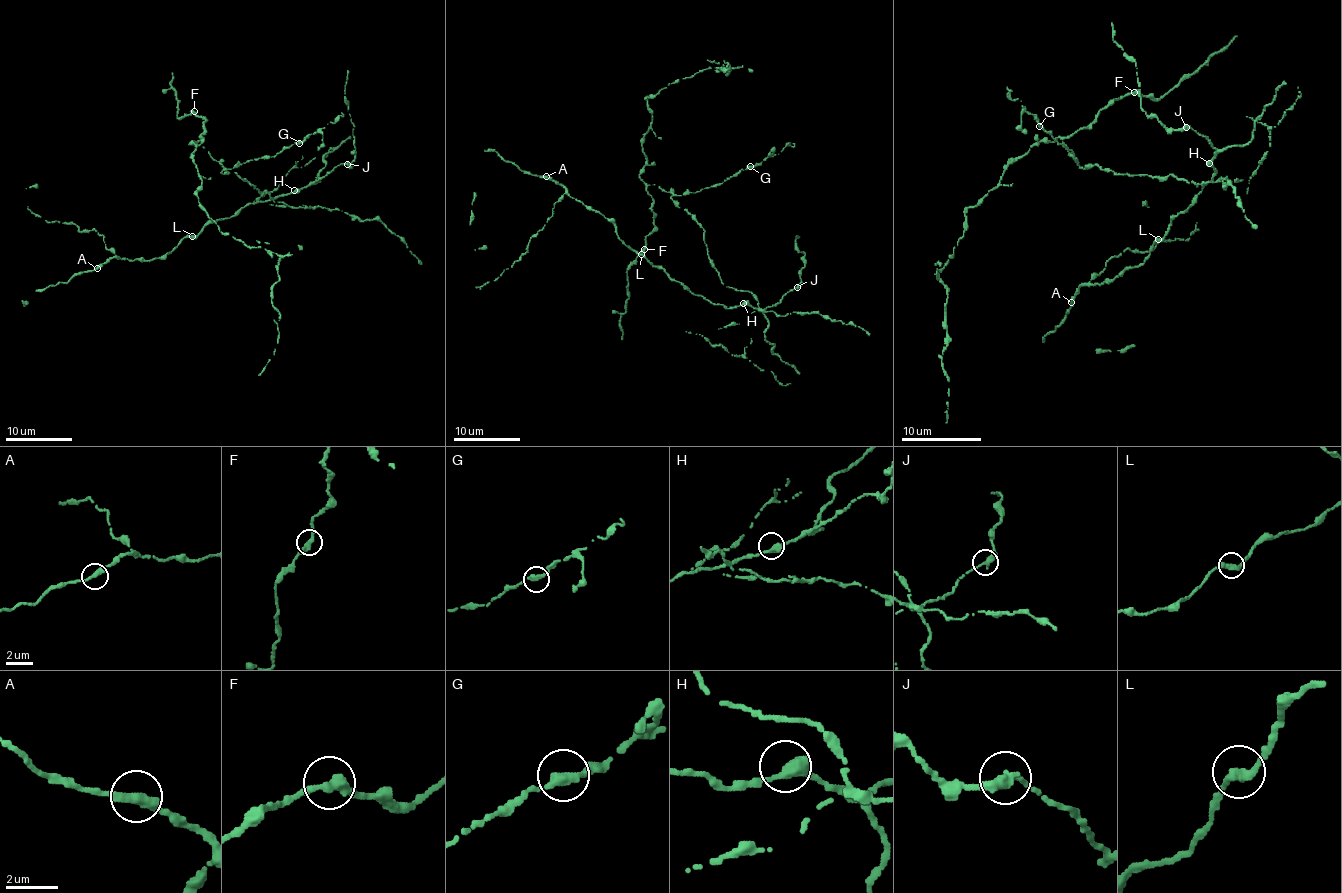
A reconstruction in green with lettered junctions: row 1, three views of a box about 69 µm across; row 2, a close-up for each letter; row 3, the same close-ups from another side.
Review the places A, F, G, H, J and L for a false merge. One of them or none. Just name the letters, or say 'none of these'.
J

